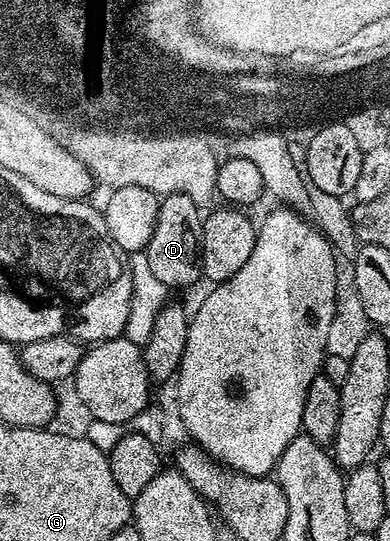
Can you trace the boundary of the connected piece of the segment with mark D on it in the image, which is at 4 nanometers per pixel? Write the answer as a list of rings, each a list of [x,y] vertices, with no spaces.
[[[170,193],[161,200],[158,219],[154,223],[154,231],[148,240],[146,252],[154,275],[168,290],[184,289],[196,280],[201,280],[200,240],[203,230],[201,206],[196,205],[190,195]]]

